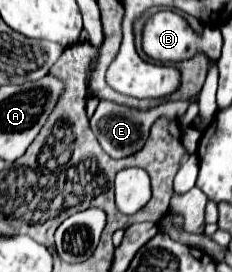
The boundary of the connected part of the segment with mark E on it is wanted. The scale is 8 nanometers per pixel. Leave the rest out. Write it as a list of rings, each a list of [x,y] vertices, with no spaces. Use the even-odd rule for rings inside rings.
[[[100,100],[94,116],[90,118],[90,128],[92,132],[96,134],[100,146],[108,152],[108,156],[112,158],[126,158],[134,152],[138,152],[142,148],[142,144],[146,142],[148,138],[148,130],[150,126],[154,124],[154,120],[162,114],[170,116],[170,118],[180,118],[182,112],[186,112],[190,102],[176,102],[176,100],[168,100],[168,102],[162,102],[160,106],[156,108],[150,108],[150,110],[138,110],[138,108],[130,108],[130,106],[122,106],[122,104],[116,104],[116,102],[110,102],[110,100]]]

